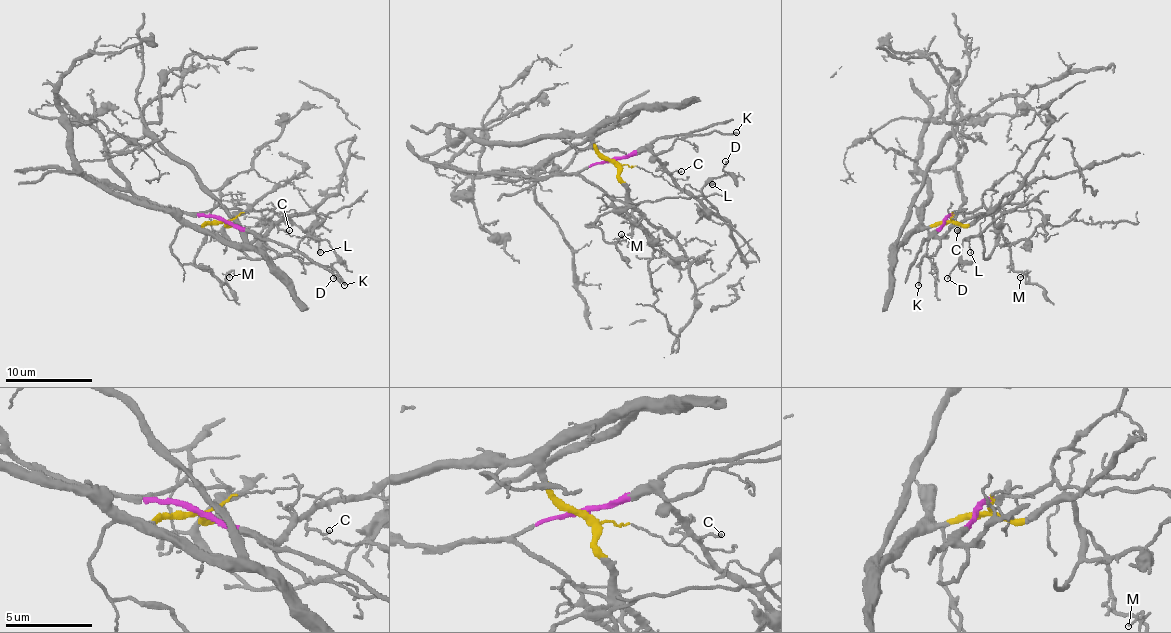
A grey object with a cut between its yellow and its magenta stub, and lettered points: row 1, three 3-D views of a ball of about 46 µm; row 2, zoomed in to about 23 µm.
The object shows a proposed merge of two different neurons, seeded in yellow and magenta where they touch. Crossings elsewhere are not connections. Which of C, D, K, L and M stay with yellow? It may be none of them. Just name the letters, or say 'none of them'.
D, L, M

